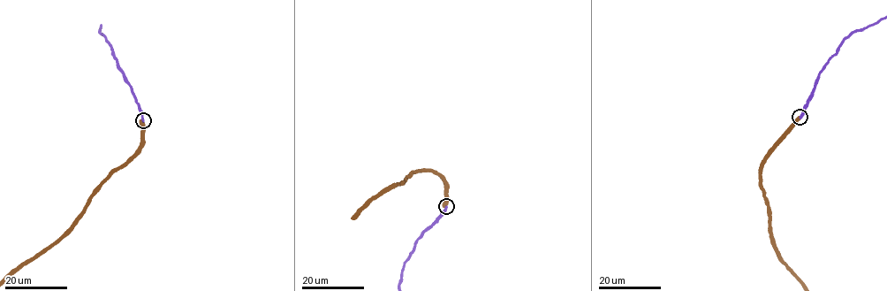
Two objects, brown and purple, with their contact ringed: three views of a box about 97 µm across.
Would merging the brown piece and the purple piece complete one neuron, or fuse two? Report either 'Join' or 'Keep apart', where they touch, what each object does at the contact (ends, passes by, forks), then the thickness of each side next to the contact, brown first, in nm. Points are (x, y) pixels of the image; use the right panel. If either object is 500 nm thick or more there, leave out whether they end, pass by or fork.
Keep apart. Place: (799, 117). Thickness 650 nm (brown) against 400 nm

